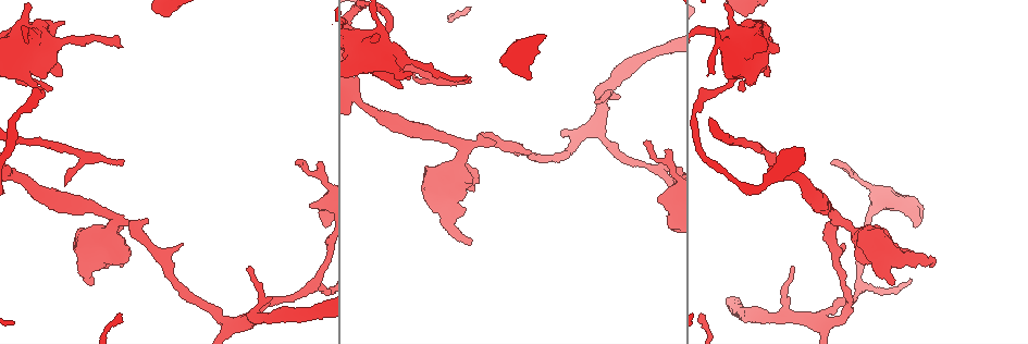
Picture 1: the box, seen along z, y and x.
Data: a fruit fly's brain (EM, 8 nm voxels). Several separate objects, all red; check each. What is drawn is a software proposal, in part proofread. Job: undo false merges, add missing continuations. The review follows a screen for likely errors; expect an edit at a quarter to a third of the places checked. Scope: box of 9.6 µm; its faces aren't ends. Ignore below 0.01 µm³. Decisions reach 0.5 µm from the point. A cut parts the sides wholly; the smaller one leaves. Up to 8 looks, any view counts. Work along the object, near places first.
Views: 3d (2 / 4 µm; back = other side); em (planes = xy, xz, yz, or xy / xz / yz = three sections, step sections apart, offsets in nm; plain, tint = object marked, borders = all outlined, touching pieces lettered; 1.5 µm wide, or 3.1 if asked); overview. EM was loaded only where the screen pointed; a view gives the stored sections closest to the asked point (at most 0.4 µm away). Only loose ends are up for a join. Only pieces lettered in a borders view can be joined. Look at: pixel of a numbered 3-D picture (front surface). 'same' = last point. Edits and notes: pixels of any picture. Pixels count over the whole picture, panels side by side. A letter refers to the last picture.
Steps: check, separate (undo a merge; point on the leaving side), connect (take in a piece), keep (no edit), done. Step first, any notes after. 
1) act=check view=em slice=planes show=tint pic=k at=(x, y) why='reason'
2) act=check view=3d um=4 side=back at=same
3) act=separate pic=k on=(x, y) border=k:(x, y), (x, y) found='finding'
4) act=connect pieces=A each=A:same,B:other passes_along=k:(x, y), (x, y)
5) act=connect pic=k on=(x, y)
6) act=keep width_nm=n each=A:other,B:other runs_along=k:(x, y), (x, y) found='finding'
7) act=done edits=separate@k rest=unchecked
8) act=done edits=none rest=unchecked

act=check view=3d um=2 pic=1 at=(320, 161) why='branch stops here'

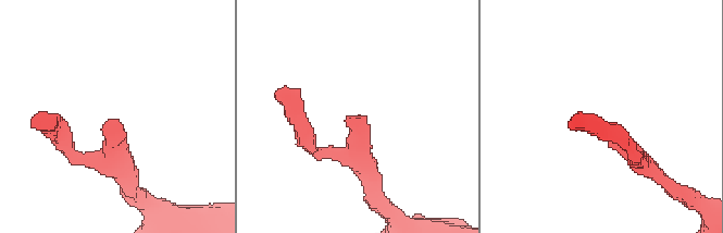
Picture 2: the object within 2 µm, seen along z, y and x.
act=check view=em slice=planes show=tint pic=2 at=(118, 121) why='shape alone is not enough'

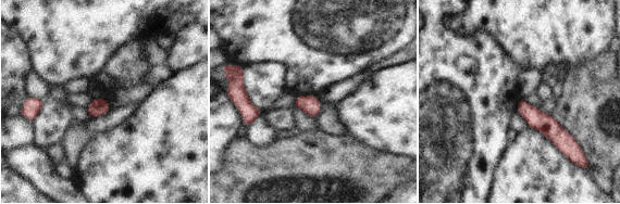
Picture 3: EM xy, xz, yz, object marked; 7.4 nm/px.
act=check view=em slice=planes show=borders at=same

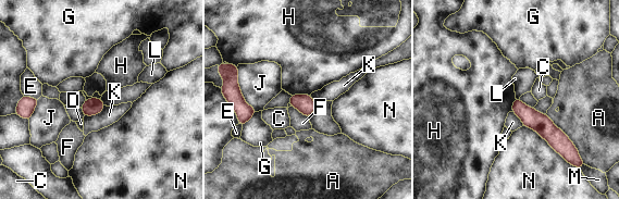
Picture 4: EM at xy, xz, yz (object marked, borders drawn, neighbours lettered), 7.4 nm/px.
act=keep each=A:other,C:other,D:other,E:other,F:other,G:other,H:other,J:other,K:other,L:other,M:other,N:other border=4:(516, 97), (519, 99) found='no lettered piece goes on from it'

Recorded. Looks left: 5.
act=check view=3d um=2 pic=1 at=(64, 184) why='thin end'

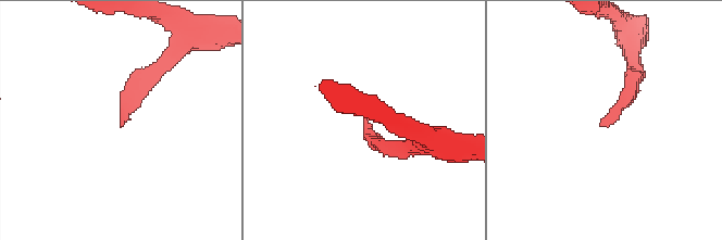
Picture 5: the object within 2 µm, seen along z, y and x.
act=check view=em slice=planes show=borders pic=5 at=(122, 125)

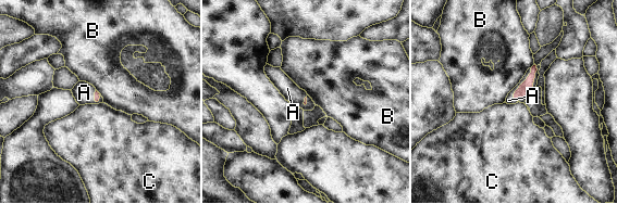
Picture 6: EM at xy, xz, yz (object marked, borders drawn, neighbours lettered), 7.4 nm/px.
act=connect pieces=A each=A:same,B:other,C:other passes_along=6:(526, 87), (520, 85), (508, 100) found='it goes on there'

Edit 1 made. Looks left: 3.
act=check view=overview

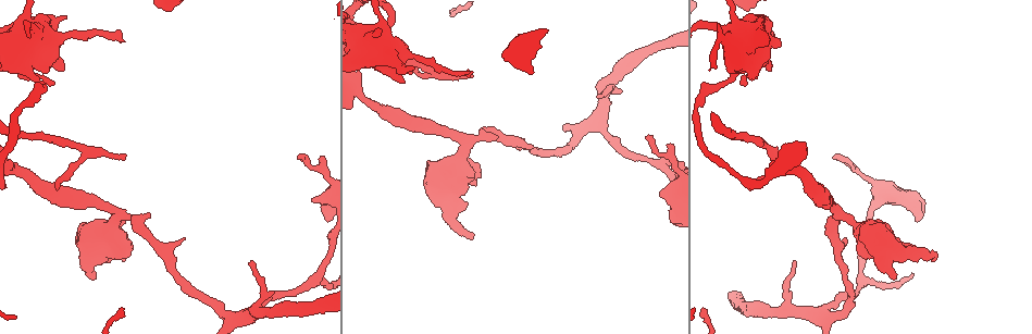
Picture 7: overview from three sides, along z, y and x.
act=check view=em slice=xz step=8 show=borders pic=7 at=(767, 16) why='free end'

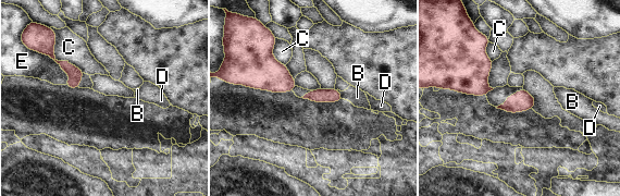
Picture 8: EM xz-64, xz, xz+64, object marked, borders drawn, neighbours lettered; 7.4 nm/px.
act=keep longest_contact=C:300nm each=B:other,C:other,D:other,E:other found='none of them fits'

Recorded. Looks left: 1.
act=done edits=connect@6 rest=unchecked

